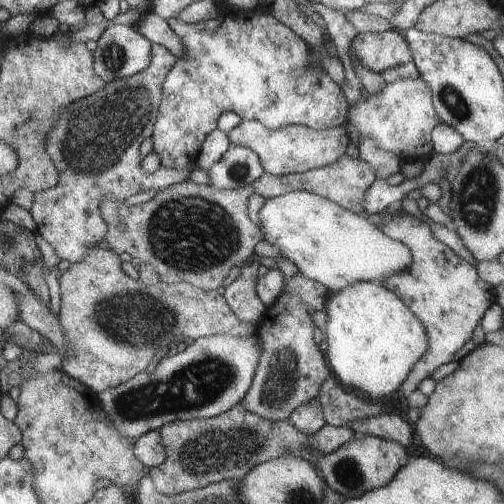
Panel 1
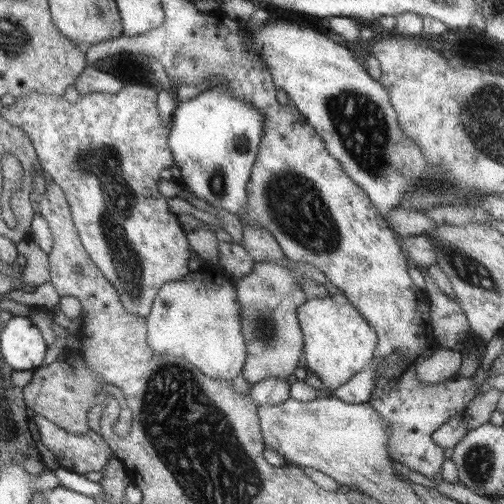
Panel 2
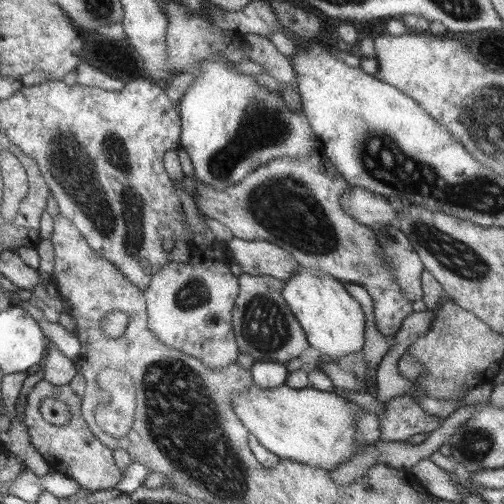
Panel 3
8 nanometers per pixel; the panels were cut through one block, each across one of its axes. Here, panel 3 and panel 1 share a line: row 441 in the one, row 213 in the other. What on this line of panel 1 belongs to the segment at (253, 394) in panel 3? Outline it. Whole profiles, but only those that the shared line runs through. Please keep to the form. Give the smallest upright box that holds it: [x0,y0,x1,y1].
[257,192,411,292]

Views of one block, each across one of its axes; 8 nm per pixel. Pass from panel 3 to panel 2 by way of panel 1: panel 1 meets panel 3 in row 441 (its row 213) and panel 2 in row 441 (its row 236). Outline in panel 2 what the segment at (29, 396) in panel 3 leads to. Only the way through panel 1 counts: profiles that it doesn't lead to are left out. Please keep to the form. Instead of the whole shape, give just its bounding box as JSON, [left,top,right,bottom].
[33,414,113,476]

